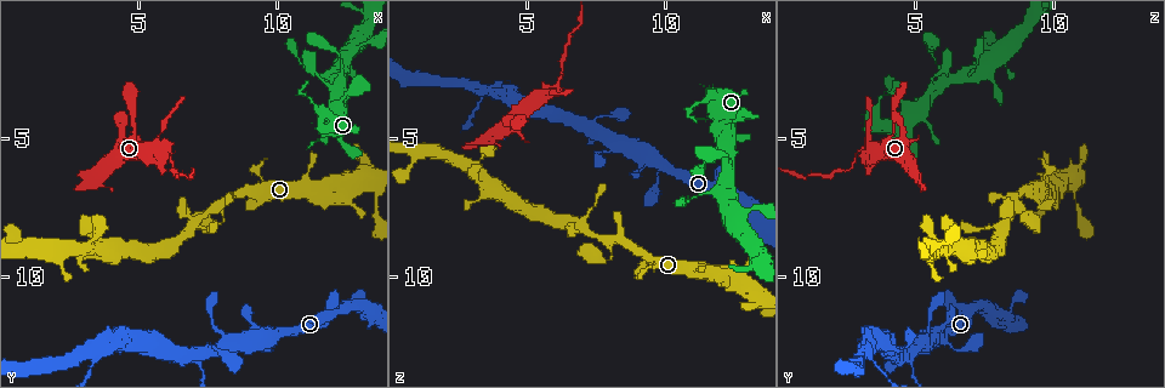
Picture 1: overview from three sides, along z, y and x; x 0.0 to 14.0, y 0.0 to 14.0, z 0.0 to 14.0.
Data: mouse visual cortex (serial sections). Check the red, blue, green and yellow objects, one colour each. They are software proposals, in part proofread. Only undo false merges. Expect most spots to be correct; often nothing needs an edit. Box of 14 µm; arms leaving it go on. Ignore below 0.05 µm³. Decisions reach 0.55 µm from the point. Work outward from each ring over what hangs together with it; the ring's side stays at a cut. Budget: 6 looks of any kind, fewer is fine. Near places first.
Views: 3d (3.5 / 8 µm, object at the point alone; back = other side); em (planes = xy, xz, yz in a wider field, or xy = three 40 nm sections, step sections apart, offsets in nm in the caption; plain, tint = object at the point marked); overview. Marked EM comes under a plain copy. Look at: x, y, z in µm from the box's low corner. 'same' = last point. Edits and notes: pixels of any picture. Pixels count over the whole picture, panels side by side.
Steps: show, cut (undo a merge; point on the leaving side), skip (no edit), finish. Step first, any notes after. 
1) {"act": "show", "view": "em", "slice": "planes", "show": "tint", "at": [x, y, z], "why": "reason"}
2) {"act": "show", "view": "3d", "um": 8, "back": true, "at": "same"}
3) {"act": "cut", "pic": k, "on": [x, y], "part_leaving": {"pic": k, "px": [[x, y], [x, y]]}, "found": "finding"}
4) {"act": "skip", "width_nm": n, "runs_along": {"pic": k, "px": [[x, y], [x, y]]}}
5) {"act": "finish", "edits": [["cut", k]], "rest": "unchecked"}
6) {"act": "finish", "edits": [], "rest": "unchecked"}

{"act": "show", "view": "3d", "um": 8, "at": [7.3, 8.2, 7.6], "why": "narrows sharply"}

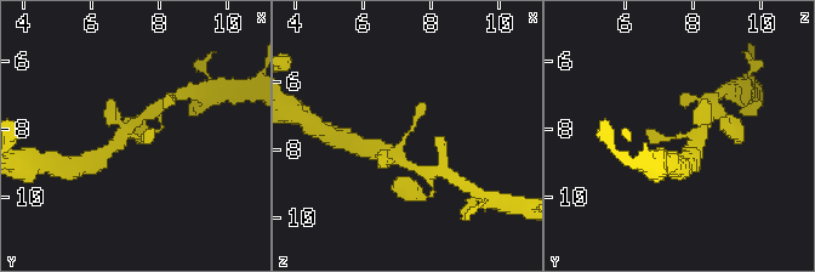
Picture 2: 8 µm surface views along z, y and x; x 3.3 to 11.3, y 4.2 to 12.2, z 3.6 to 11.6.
{"act": "show", "view": "em", "slice": "planes", "show": "tint", "at": [7.3, 8.3, 7.6]}

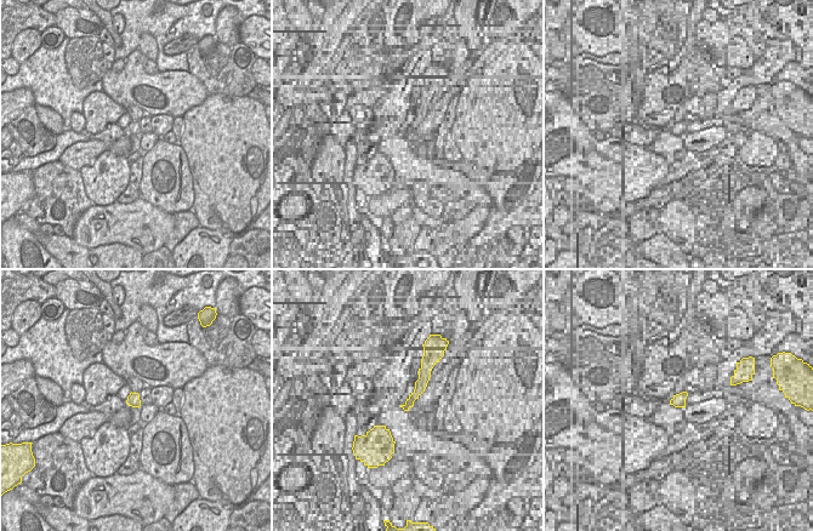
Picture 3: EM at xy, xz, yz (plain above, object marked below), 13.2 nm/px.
{"act": "skip", "found": "all the same cell"}

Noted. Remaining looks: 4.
{"act": "show", "view": "3d", "um": 3.5, "at": [9.2, 11.7, 6.1], "why": "calibre changes"}

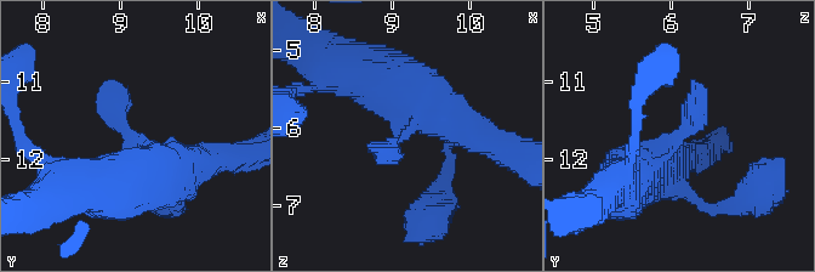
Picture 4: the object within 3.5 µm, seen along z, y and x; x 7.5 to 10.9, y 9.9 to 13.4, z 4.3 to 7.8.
{"act": "show", "view": "em", "slice": "xy", "step": 5, "show": "tint", "at": [9.15, 11.70, 6.10]}

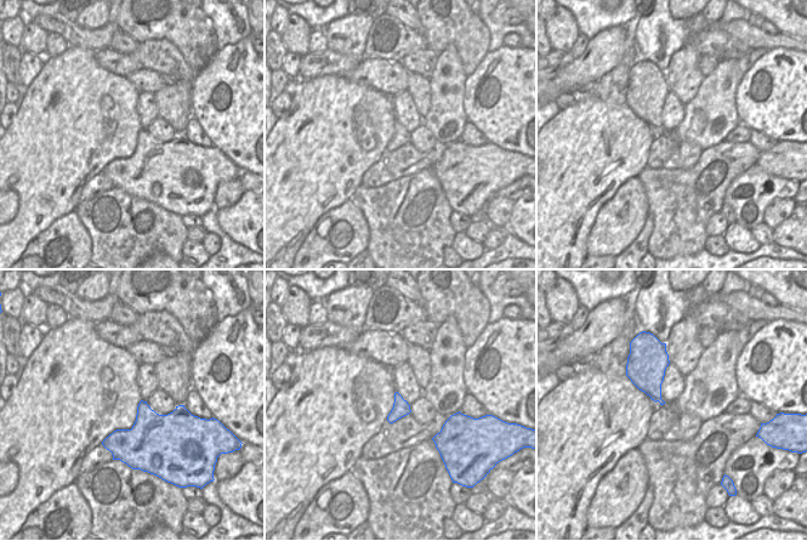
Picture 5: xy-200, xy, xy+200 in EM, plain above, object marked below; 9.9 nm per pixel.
{"act": "skip", "runs_along": {"pic": 4, "px": [[191, 164], [142, 149], [108, 83]]}, "found": "one cell here"}

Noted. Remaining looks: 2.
{"act": "show", "view": "3d", "um": 8, "back": true, "at": [5.8, 5.6, 3.3]}

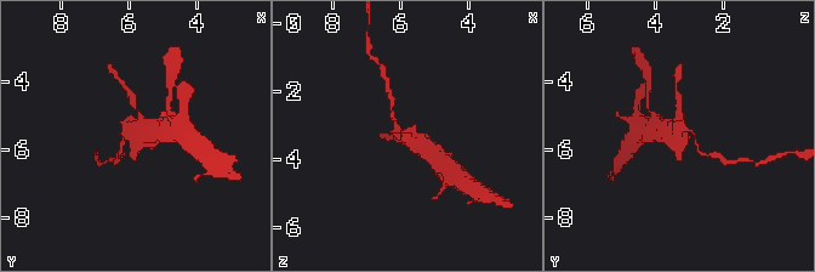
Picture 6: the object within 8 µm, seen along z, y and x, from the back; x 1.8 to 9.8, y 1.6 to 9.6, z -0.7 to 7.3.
{"act": "show", "view": "em", "slice": "planes", "show": "tint", "at": [5.8, 5.6, 3.3]}

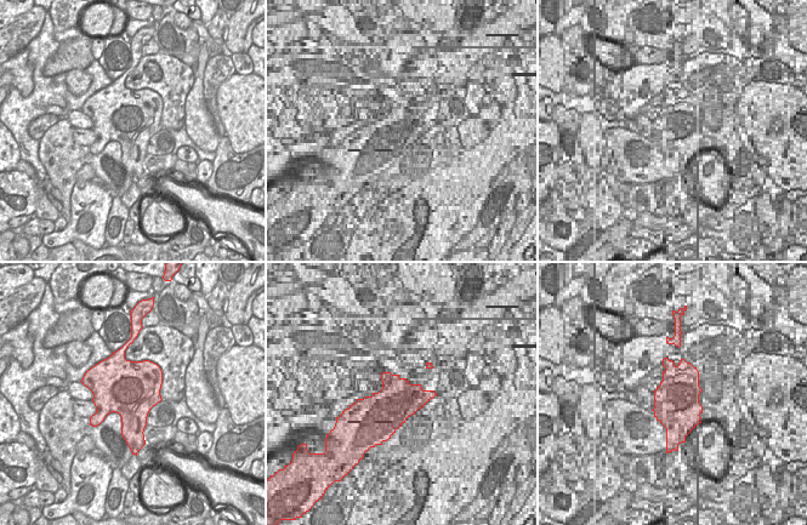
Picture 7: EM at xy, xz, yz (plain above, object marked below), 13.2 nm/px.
{"act": "skip", "width_nm": 750, "runs_along": {"pic": 6, "px": [[440, 164], [394, 120]]}, "found": "one cell here"}

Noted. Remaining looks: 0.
{"act": "finish", "edits": [], "rest": "unchecked"}

